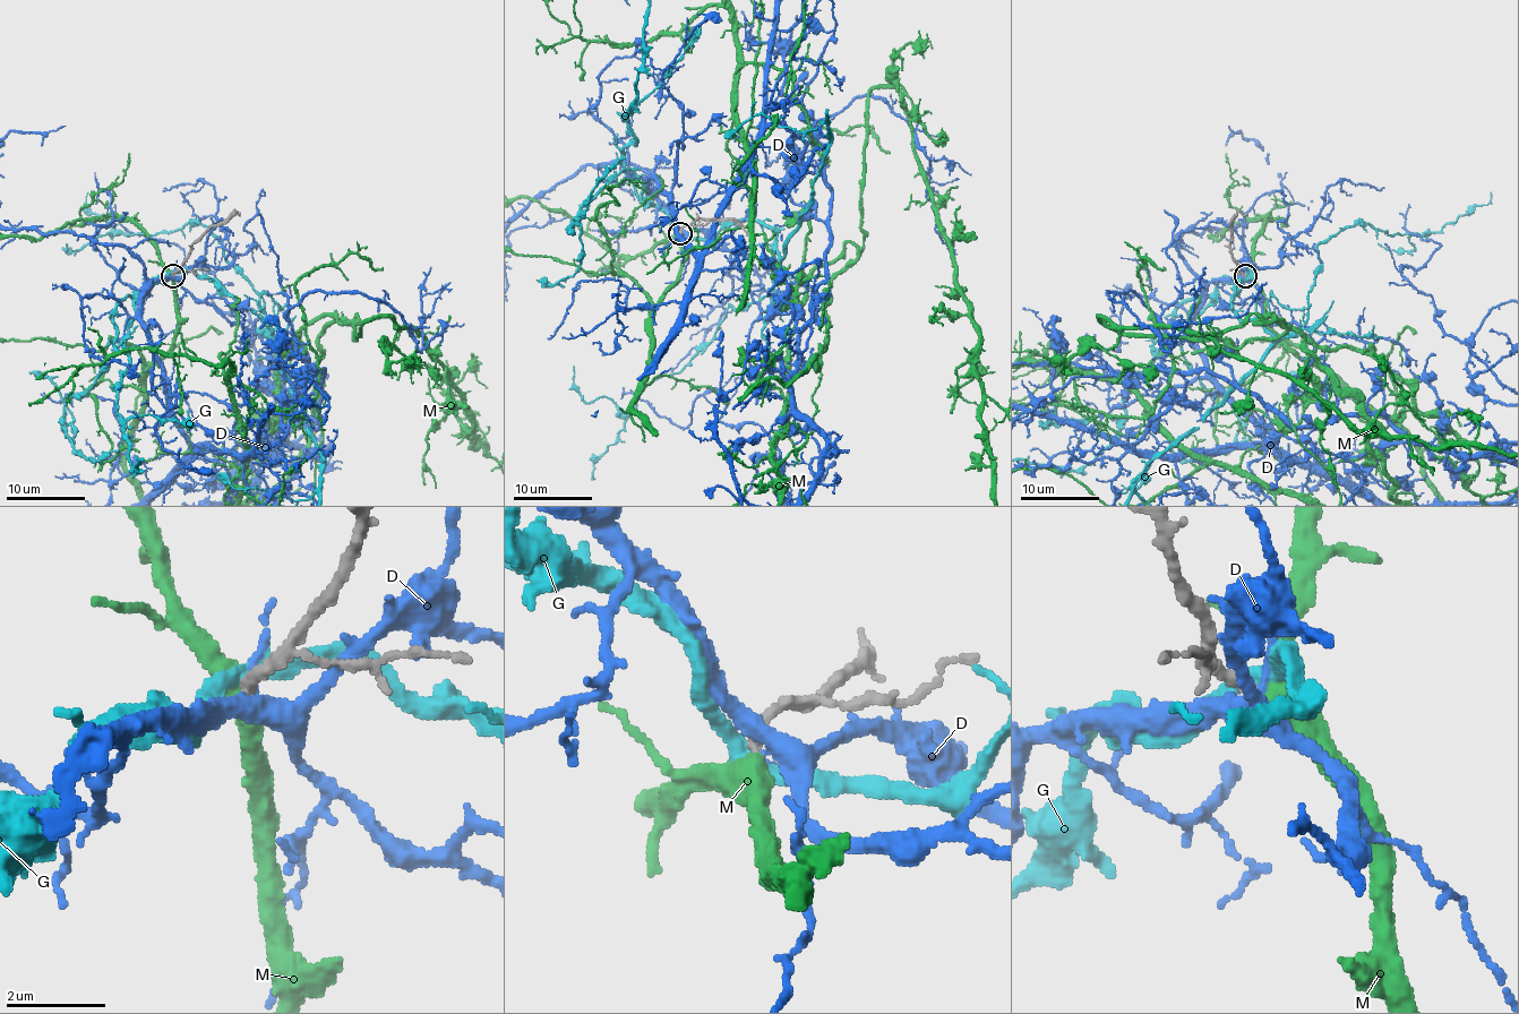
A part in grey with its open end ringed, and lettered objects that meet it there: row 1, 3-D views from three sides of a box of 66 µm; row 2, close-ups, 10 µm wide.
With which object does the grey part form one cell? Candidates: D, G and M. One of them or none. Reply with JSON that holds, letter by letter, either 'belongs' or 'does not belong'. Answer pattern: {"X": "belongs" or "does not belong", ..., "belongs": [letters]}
{"D": "does not belong", "G": "does not belong", "M": "belongs", "belongs": ["M"]}

